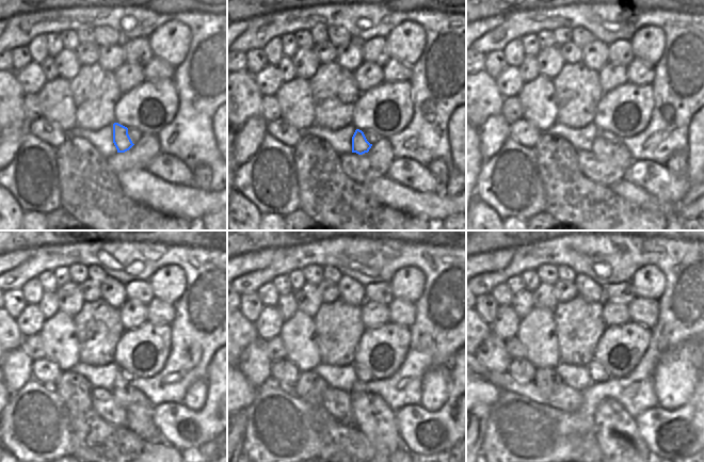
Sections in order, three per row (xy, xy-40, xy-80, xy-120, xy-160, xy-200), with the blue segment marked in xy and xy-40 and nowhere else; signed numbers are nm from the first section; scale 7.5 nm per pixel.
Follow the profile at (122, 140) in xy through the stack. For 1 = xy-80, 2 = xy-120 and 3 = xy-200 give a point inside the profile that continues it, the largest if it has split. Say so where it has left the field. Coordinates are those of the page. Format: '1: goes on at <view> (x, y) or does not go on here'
1: goes on at xy-80 (602, 148)
2: goes on at xy-120 (139, 411)
3: goes on at xy-200 (622, 447)

